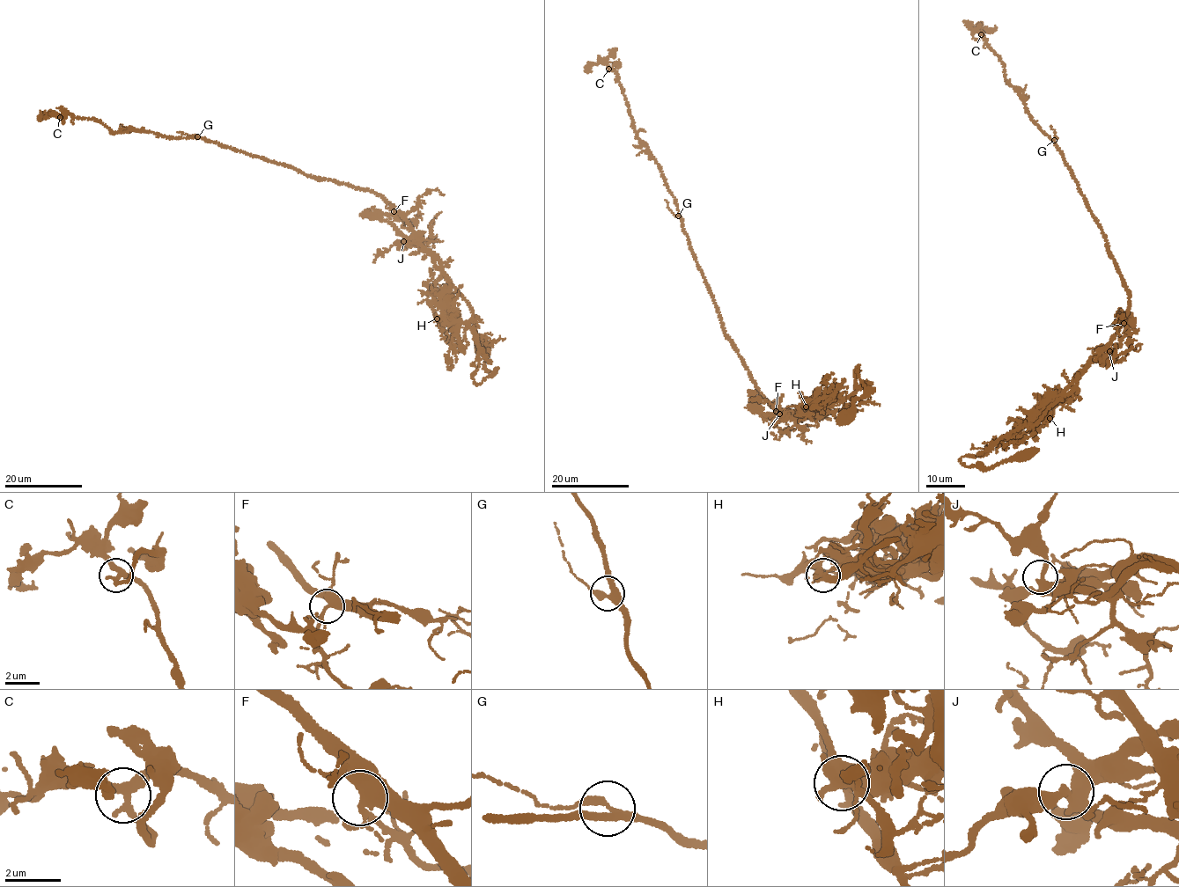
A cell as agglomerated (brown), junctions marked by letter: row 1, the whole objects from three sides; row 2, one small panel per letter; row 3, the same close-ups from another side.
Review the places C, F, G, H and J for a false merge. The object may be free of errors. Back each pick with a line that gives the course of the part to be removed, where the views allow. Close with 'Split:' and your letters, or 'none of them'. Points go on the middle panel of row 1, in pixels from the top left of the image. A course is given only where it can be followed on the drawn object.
H: Course of the part to remove: (806, 406), (801, 413), (817, 413), (772, 407), (758, 392), (616, 75), (600, 62), (591, 72)
Split: H

